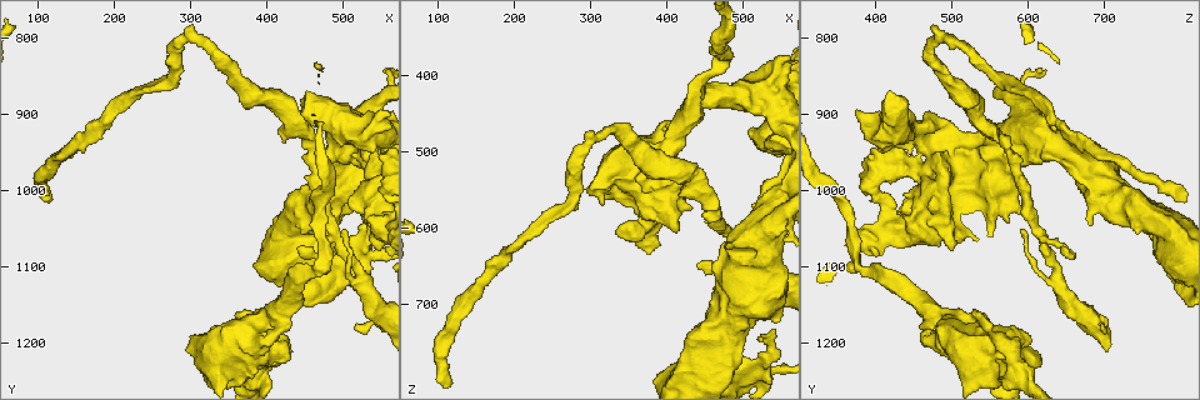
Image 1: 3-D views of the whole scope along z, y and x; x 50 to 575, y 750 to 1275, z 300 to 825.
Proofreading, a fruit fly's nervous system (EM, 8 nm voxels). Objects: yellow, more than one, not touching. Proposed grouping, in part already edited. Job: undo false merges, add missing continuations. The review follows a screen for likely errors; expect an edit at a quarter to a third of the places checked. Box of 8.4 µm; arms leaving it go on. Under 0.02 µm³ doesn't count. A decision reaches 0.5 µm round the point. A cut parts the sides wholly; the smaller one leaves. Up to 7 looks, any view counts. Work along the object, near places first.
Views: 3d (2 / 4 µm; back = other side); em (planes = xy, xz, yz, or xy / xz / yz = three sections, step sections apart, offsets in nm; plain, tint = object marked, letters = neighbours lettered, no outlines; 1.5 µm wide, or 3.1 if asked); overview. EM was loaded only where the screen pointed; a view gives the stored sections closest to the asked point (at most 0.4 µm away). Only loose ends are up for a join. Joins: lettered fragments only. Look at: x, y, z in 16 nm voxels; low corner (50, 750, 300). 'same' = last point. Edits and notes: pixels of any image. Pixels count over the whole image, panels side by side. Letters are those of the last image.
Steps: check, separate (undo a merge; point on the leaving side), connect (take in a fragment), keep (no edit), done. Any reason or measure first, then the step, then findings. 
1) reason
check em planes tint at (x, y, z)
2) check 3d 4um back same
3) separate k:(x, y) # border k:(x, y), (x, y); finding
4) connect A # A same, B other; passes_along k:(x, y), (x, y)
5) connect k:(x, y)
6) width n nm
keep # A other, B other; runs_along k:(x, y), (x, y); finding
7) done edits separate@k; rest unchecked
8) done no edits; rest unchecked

free end
check 3d 4um at (420, 935, 560)

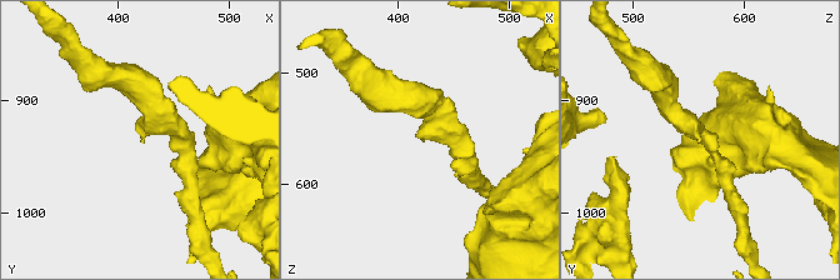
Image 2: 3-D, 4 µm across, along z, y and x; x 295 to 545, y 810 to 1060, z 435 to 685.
arm_widths 220, 300 nm
check em planes letters at (424, 938, 562)

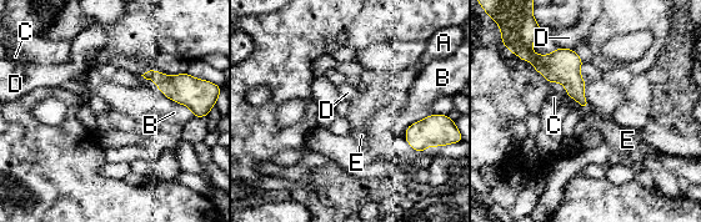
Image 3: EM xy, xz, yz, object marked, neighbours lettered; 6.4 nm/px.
keep # A other, B other, C other, D other, E other; border 3:(557, 46), (574, 50); no lettered fragment goes on from it

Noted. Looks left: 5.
sharp bend
check 3d 4um at (365, 1225, 600)

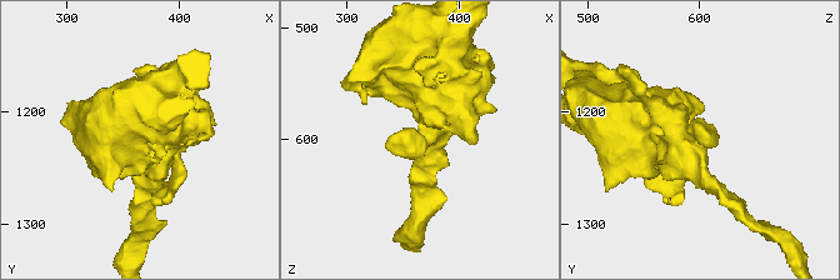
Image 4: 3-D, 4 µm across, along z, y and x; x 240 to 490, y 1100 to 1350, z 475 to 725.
arms 3; arm_widths 280, 280, 500 nm
check em planes letters at (362, 1226, 604)

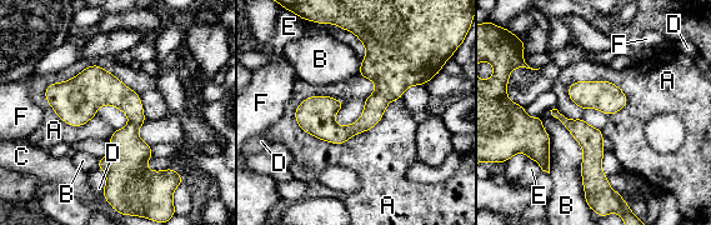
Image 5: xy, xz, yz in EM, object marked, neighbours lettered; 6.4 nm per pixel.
longest_contact A 700 nm
keep # A other, B other, C other, D other, E other, F other; border 5:(399, 98), (344, 143), (294, 118); all the same cell

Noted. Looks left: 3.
tapers out
check em xz step 8 letters at (515, 1180, 695)

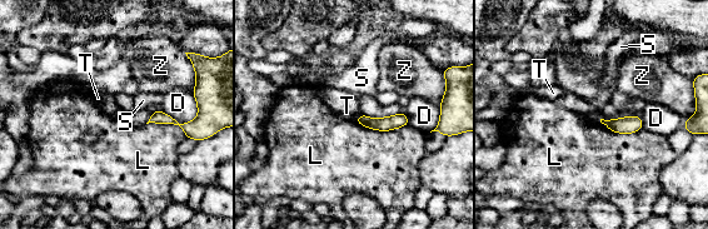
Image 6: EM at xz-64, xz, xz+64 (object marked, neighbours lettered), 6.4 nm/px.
keep # D other, L other, S other, T other, Z other; runs_along 6:(360, 119), (370, 123), (404, 122); none of them fits

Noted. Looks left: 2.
done no edits; rest unchecked

